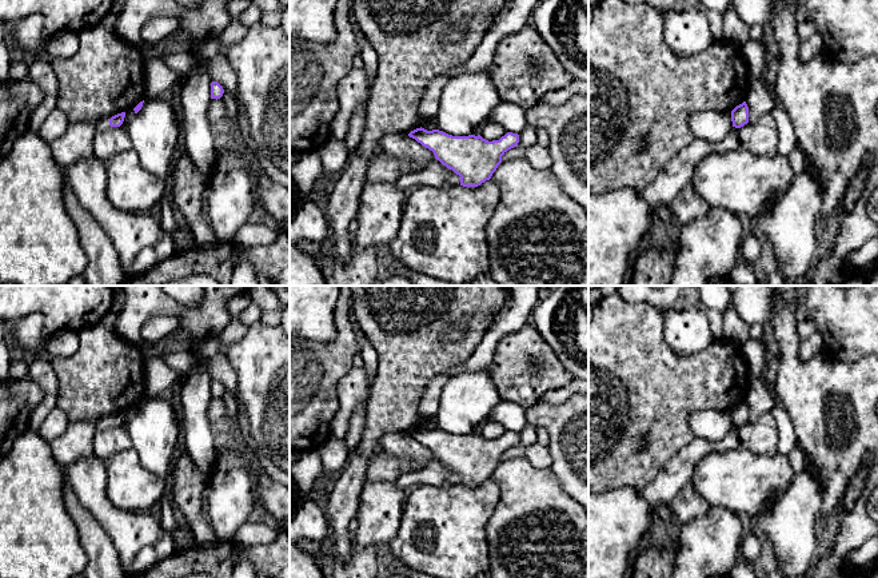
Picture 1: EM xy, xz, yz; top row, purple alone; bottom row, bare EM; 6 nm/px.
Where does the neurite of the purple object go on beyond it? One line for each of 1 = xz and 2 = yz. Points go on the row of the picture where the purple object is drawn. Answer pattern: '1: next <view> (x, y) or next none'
1: next none
2: next none

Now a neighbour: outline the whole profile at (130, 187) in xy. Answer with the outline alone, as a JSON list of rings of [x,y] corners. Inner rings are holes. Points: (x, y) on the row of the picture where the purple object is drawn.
[[[136,151],[120,152],[105,162],[107,196],[124,212],[145,212],[160,203],[165,180],[148,172]]]

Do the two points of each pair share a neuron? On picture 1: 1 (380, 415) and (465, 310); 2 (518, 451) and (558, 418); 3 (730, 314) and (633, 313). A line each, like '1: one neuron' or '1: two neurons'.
1: one neuron
2: two neurons
3: two neurons

